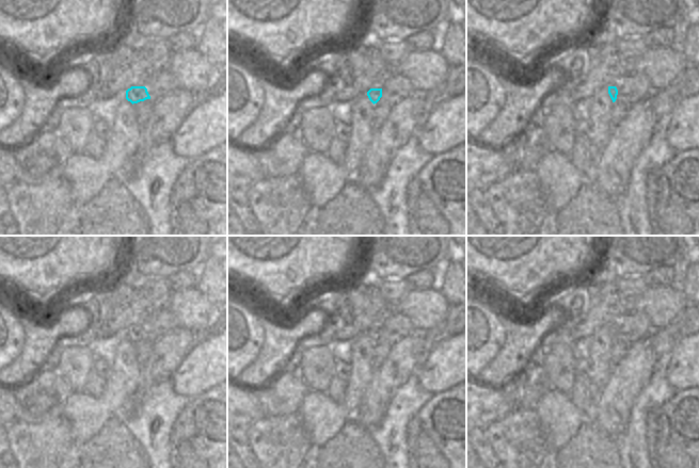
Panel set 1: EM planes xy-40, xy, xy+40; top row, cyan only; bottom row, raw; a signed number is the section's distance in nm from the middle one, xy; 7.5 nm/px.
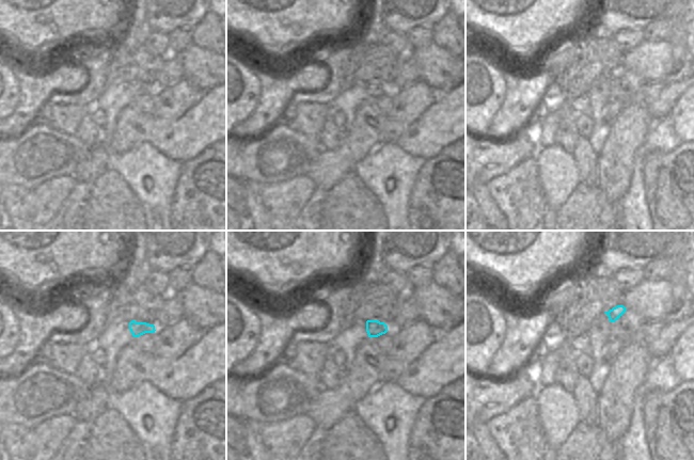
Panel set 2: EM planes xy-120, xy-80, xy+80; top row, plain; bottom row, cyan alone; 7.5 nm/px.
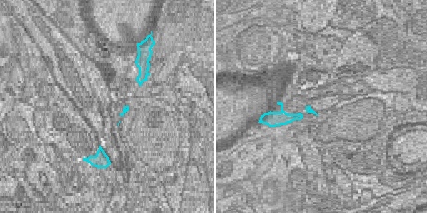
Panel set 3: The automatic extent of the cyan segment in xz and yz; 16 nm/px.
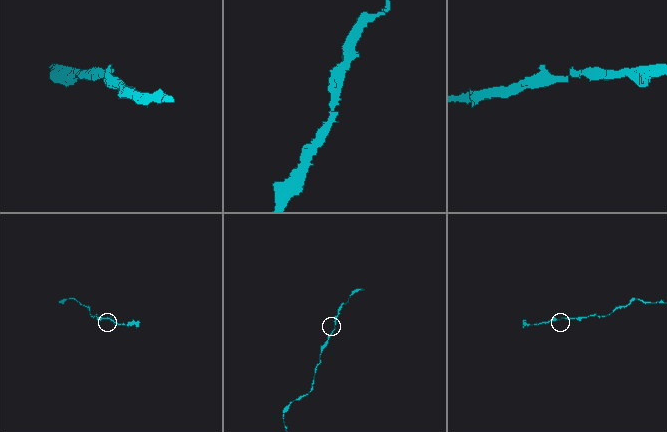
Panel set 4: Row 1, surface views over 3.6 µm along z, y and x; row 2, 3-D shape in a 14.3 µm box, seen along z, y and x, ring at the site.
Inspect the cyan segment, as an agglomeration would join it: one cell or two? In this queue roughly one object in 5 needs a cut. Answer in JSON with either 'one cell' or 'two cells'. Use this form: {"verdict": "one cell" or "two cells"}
{"verdict": "one cell"}

